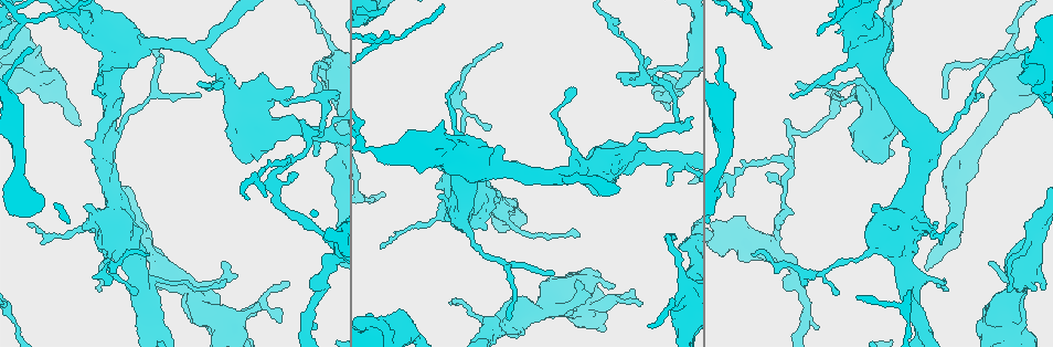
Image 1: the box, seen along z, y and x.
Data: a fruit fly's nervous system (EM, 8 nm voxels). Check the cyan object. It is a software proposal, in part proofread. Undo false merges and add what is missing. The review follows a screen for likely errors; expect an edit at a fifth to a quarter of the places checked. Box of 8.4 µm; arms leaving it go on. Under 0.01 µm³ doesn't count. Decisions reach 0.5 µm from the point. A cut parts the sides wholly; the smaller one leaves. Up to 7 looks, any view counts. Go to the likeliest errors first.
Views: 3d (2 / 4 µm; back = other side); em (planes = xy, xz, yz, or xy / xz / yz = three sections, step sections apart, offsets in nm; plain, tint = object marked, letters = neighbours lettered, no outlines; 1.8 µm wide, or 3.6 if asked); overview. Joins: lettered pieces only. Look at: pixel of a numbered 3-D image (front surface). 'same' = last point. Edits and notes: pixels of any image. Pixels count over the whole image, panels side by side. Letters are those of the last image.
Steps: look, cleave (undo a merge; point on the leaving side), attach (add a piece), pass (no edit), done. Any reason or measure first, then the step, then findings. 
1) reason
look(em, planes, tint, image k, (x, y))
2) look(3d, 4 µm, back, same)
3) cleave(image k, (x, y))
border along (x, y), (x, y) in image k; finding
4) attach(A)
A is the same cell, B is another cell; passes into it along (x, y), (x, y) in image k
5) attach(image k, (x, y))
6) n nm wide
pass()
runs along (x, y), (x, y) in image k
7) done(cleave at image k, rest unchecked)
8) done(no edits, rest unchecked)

a narrow waist
look(3d, 2 µm, image 1, (843, 100))

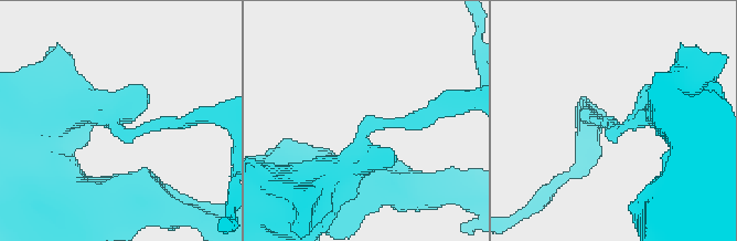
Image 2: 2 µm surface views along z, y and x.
arms of 200, 340 nm; need the tissue
look(em, xy, step 8, tint, image 2, (403, 124))

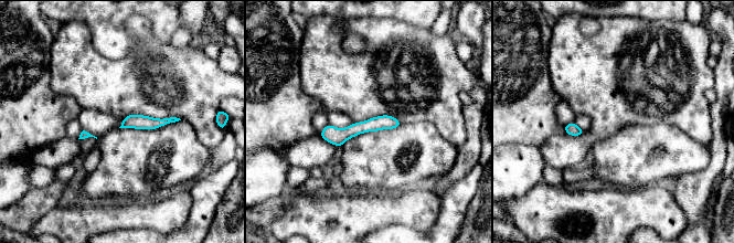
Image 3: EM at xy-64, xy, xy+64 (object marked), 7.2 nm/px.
another direction
look(em, planes, letters, same)

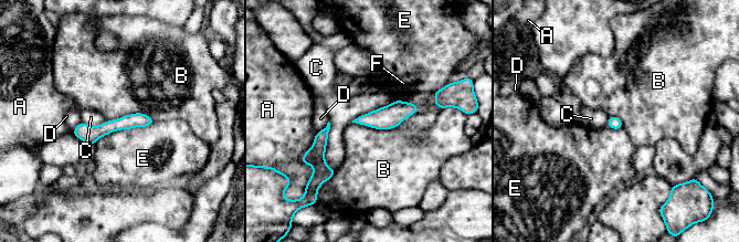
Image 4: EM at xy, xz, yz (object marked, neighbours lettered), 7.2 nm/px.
pass()
A, B, C, D, E and F are other cells; runs along (149, 120), (76, 132) in image 4; one cell here

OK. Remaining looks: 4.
calibre changes
look(em, 3.6 µm, planes, letters, image 1, (1019, 276))

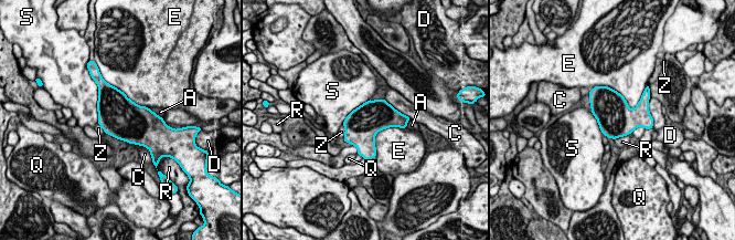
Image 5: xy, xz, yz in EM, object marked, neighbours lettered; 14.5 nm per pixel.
pass()
A, C, D, E, Q, R, S and Z are other cells; border along (98, 86), (97, 123) in image 5; continuous, no second cell

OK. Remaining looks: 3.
branch stops here
look(3d, 4 µm, image 1, (790, 94))

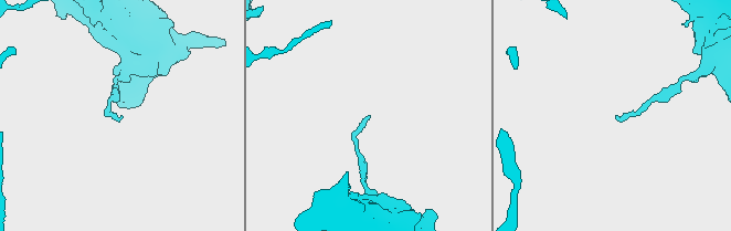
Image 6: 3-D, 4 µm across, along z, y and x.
now the EM
look(em, yz, step 4, tint, image 6, (368, 117))

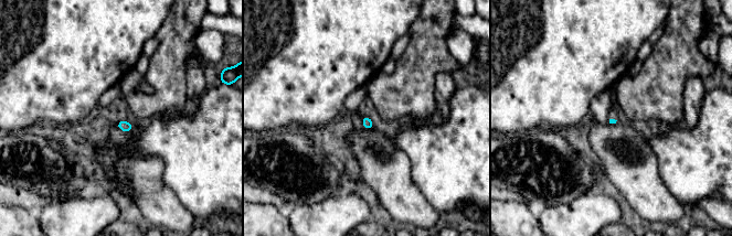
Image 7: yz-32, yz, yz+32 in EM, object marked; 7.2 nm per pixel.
look(em, planes, letters, same)

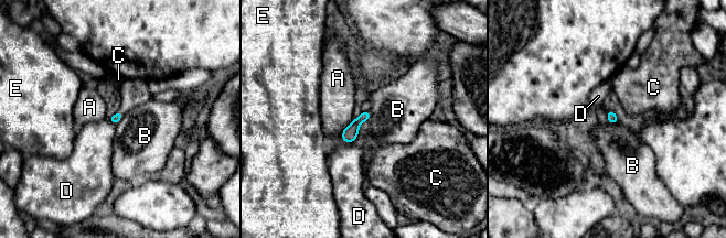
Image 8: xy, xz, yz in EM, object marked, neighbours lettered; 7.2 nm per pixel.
pass()
A, B, C, D and E are other cells; no lettered piece goes on from it

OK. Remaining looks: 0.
done(no edits, rest unchecked)

